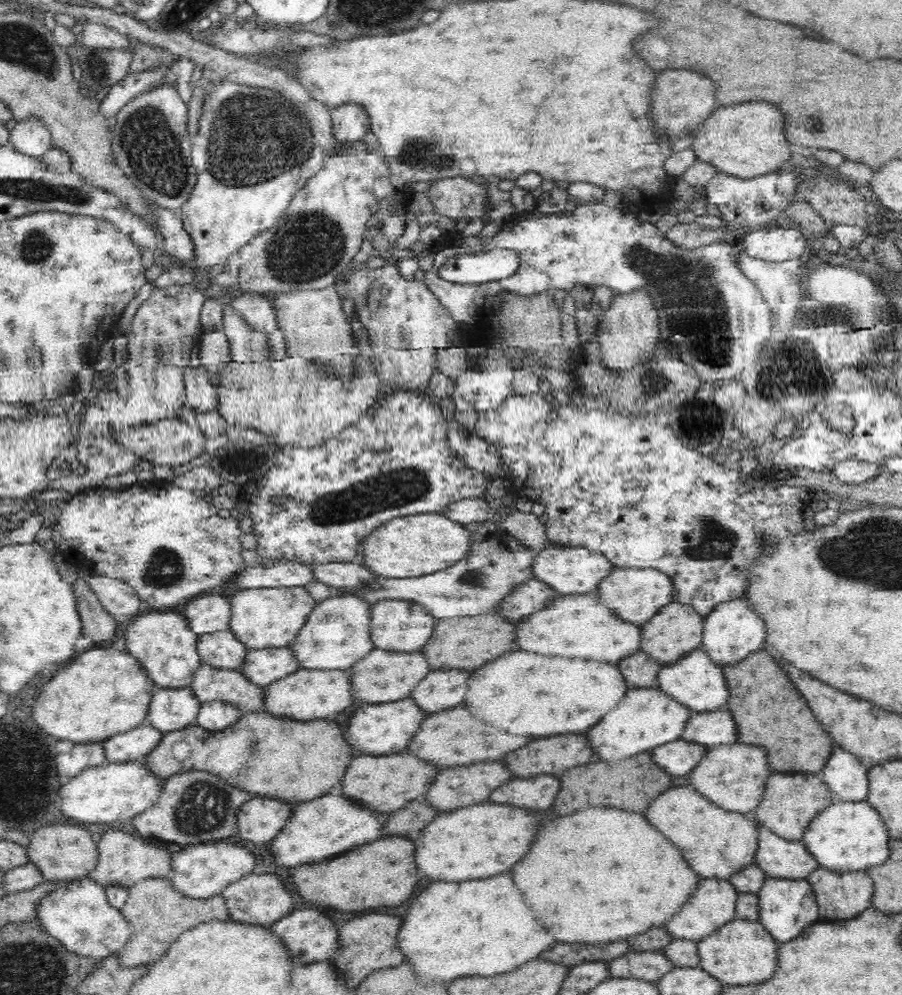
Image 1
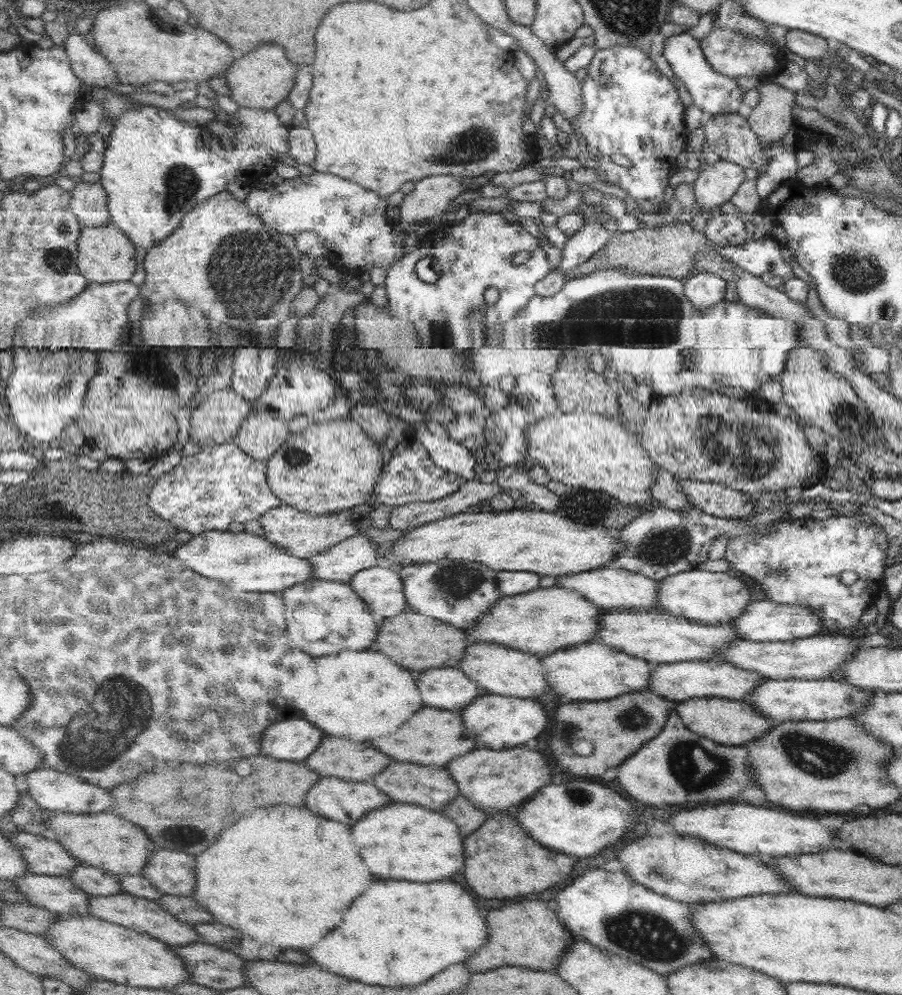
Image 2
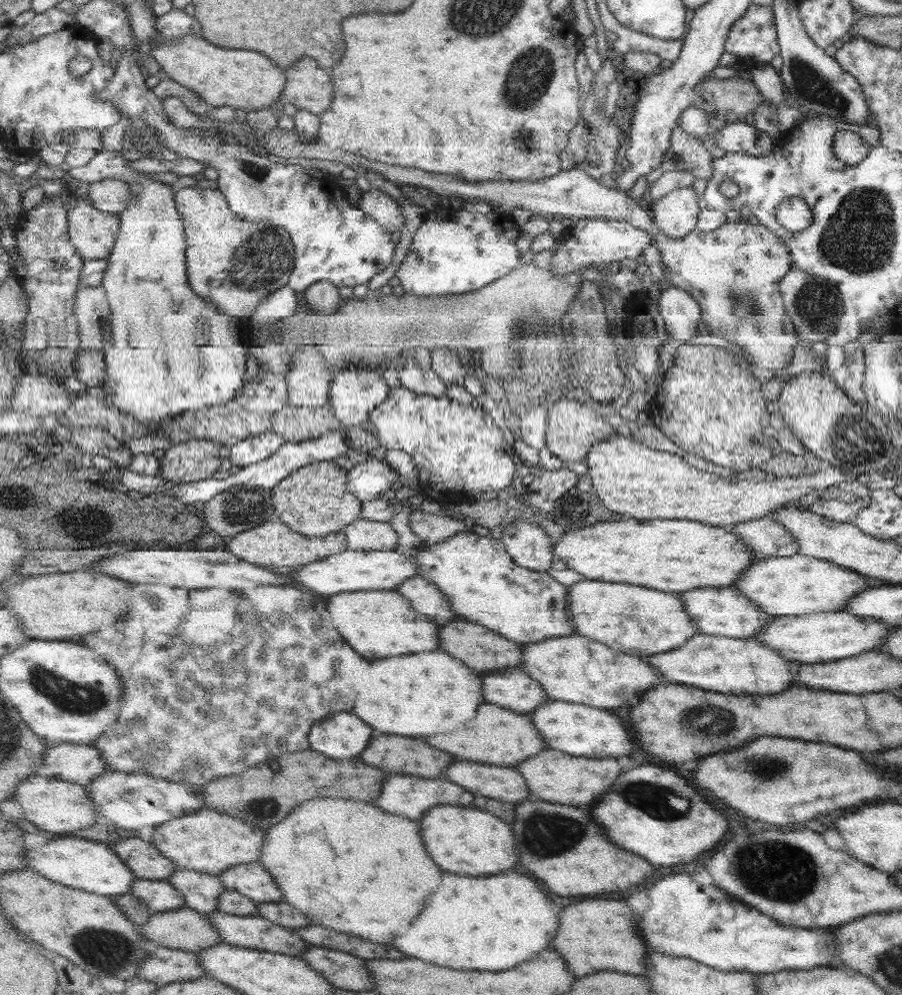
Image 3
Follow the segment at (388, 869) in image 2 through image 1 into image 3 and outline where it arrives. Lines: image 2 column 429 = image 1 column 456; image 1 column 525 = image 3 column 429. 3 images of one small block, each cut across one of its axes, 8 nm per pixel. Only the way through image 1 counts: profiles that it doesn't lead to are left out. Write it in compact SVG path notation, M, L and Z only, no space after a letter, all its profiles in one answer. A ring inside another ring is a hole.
M439 805L432 808L422 820L422 836L428 852L442 870L470 876L492 876L508 872L518 864L518 846L512 834L512 826L492 812L478 808L458 808L454 805Z

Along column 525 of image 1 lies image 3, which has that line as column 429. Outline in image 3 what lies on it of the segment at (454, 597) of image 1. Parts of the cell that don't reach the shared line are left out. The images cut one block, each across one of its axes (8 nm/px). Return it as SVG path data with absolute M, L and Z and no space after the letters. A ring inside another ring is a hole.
M468 530L454 535L445 542L428 545L426 550L416 555L416 560L421 576L440 587L452 602L454 612L460 614L463 620L484 625L522 646L556 637L578 635L578 630L568 614L567 594L570 590L548 572L536 572L520 566L508 553L507 545L502 539L496 540L491 536L482 536Z

